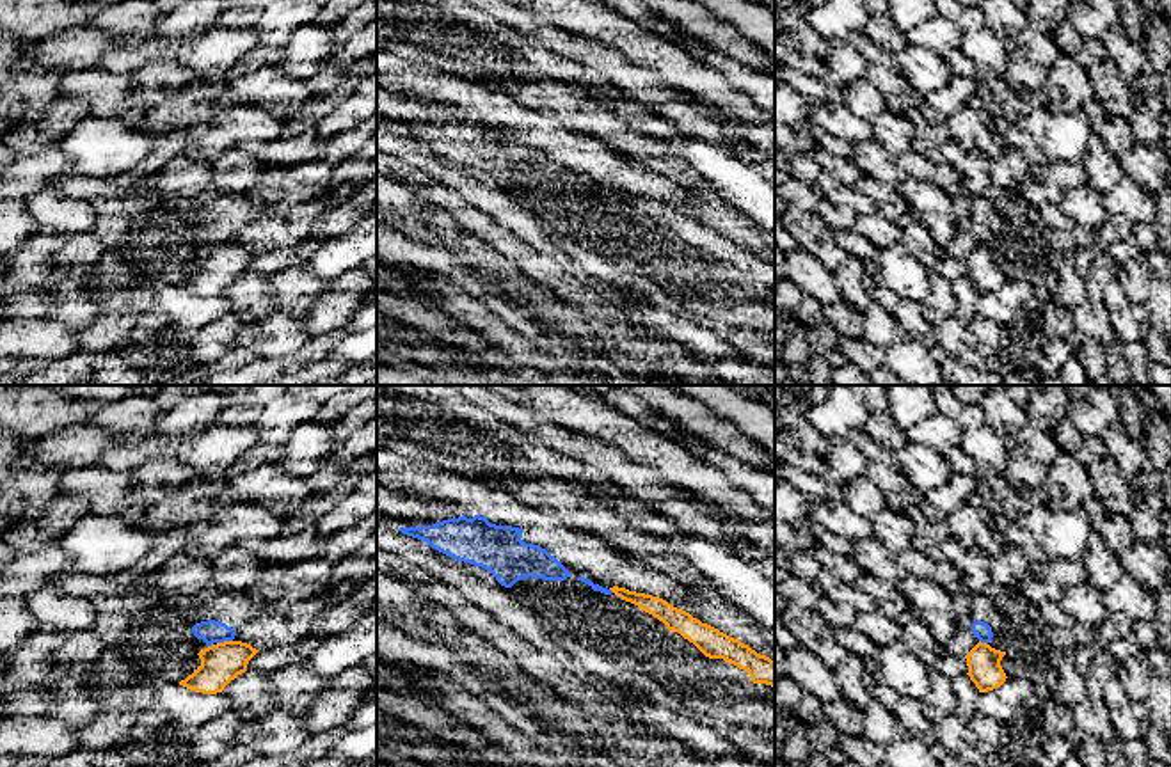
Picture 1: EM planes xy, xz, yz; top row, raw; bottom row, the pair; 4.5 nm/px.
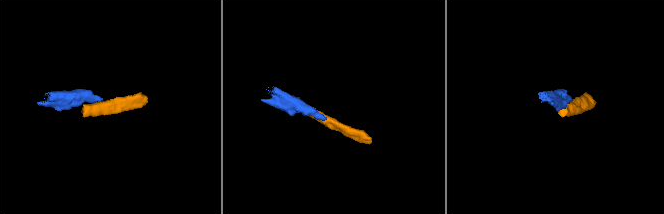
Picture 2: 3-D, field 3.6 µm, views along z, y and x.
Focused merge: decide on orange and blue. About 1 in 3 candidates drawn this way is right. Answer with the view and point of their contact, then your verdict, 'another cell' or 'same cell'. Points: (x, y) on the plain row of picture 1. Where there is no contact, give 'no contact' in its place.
contact xy (224, 244); another cell

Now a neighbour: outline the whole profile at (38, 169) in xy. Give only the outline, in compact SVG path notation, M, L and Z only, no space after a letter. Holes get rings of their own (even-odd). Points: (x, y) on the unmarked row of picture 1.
M46 146L39 153L20 154L0 179L0 199L25 199L30 194L48 190L52 179L68 178L71 172L69 156L55 146Z

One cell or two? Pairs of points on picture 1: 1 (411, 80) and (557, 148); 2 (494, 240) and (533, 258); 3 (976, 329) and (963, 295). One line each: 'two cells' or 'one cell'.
1: one cell
2: one cell
3: two cells

